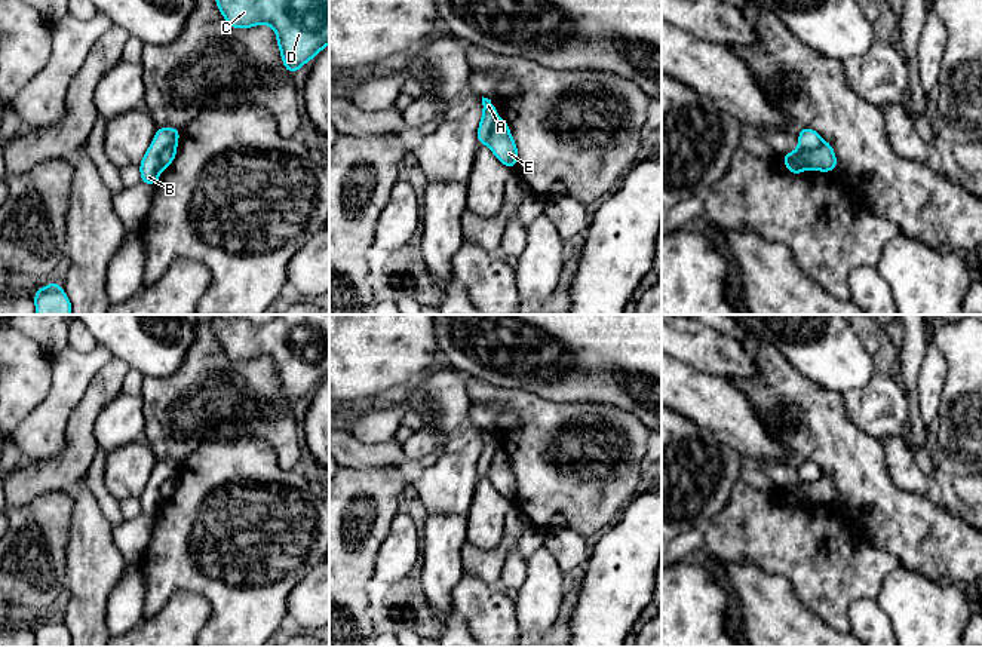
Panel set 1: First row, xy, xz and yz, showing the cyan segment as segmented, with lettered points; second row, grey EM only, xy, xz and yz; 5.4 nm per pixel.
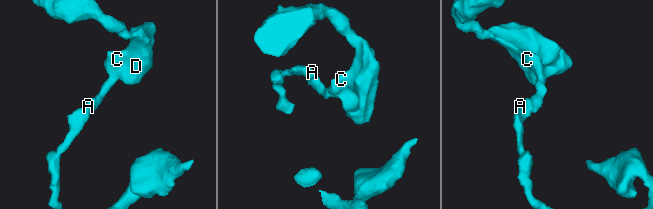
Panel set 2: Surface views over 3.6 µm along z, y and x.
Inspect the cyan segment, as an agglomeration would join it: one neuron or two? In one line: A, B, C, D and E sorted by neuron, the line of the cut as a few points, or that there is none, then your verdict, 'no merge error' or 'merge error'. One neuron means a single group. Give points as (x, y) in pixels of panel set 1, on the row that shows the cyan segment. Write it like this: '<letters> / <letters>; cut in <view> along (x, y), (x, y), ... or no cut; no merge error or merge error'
A B / C D E; cut in yz along (822, 141), (803, 155), (807, 166); merge error

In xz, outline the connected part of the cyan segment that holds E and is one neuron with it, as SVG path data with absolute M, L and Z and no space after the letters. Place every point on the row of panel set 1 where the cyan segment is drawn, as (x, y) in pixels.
M497 119L494 129L487 141L488 147L494 156L506 165L509 169L513 169L518 160L518 148L510 135L506 120Z

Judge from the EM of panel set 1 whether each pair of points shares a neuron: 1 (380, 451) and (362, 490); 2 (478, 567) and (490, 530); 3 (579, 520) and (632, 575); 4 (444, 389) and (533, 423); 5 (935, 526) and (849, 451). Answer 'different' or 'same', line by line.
1: different
2: different
3: different
4: different
5: same

